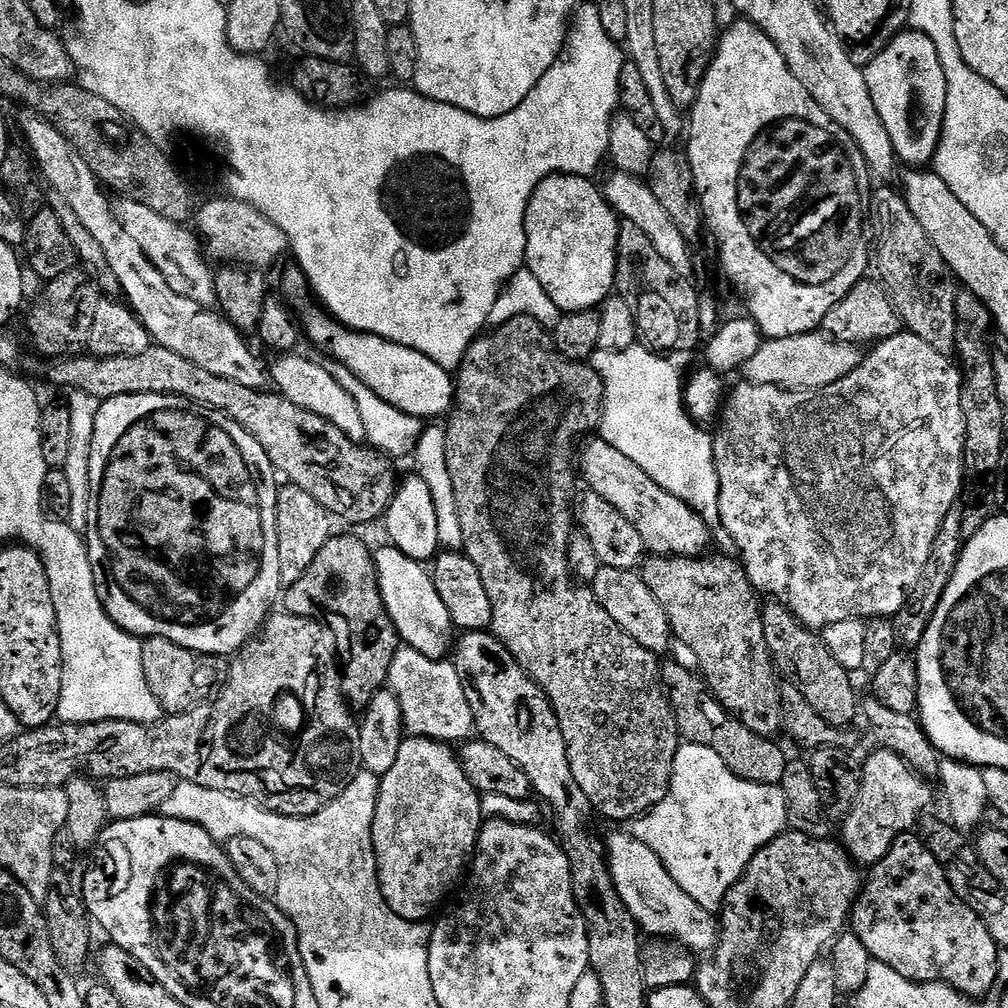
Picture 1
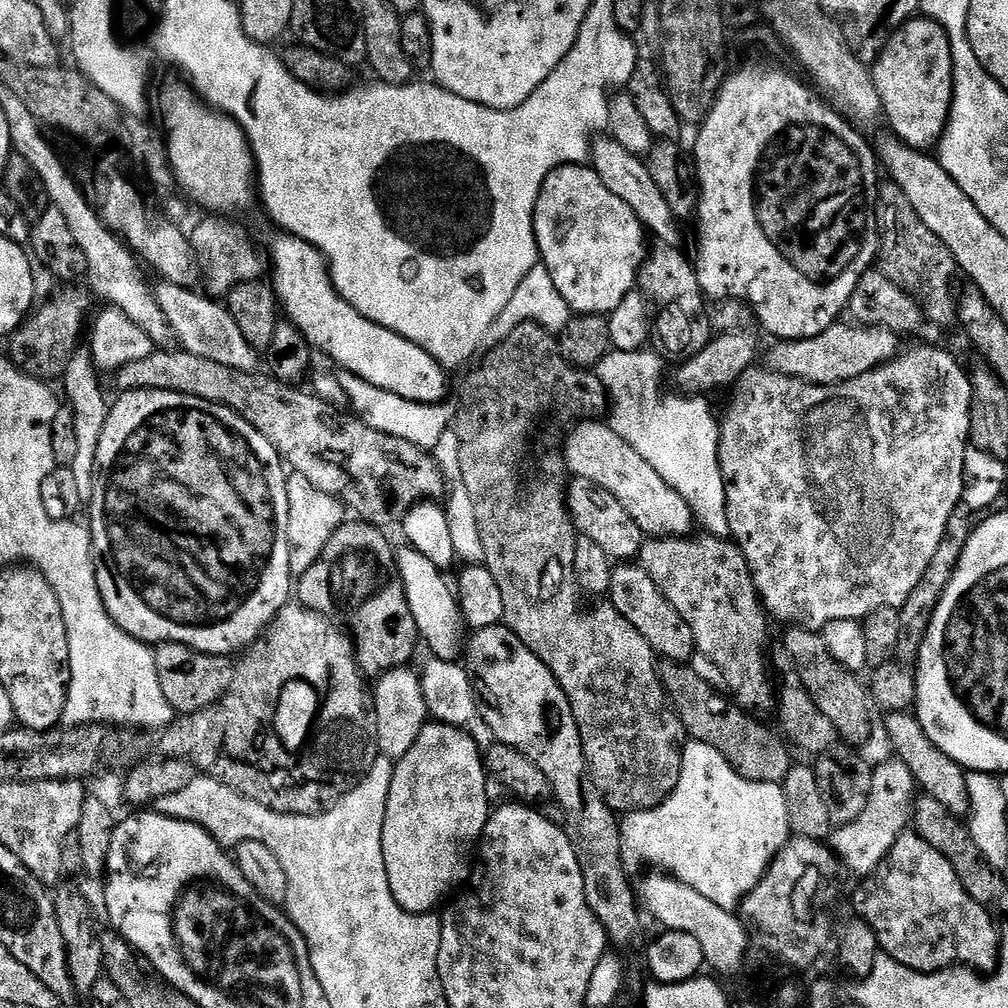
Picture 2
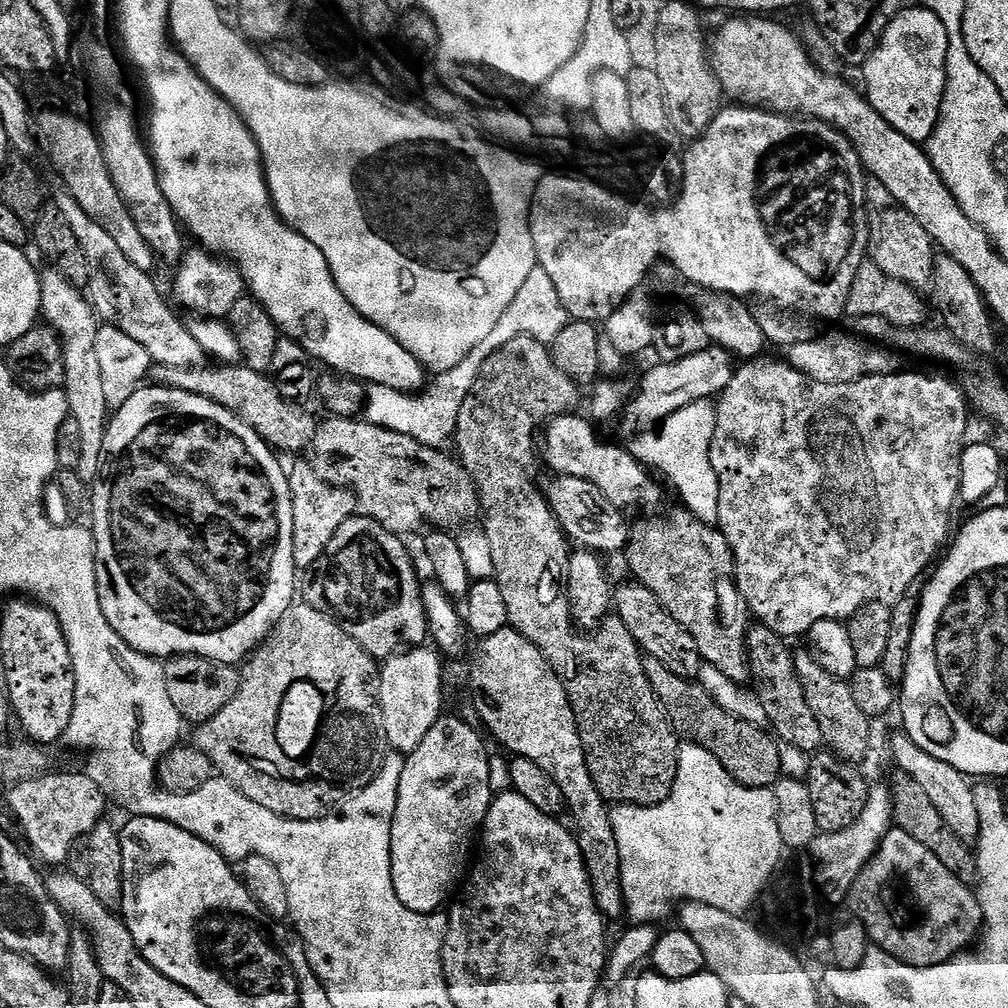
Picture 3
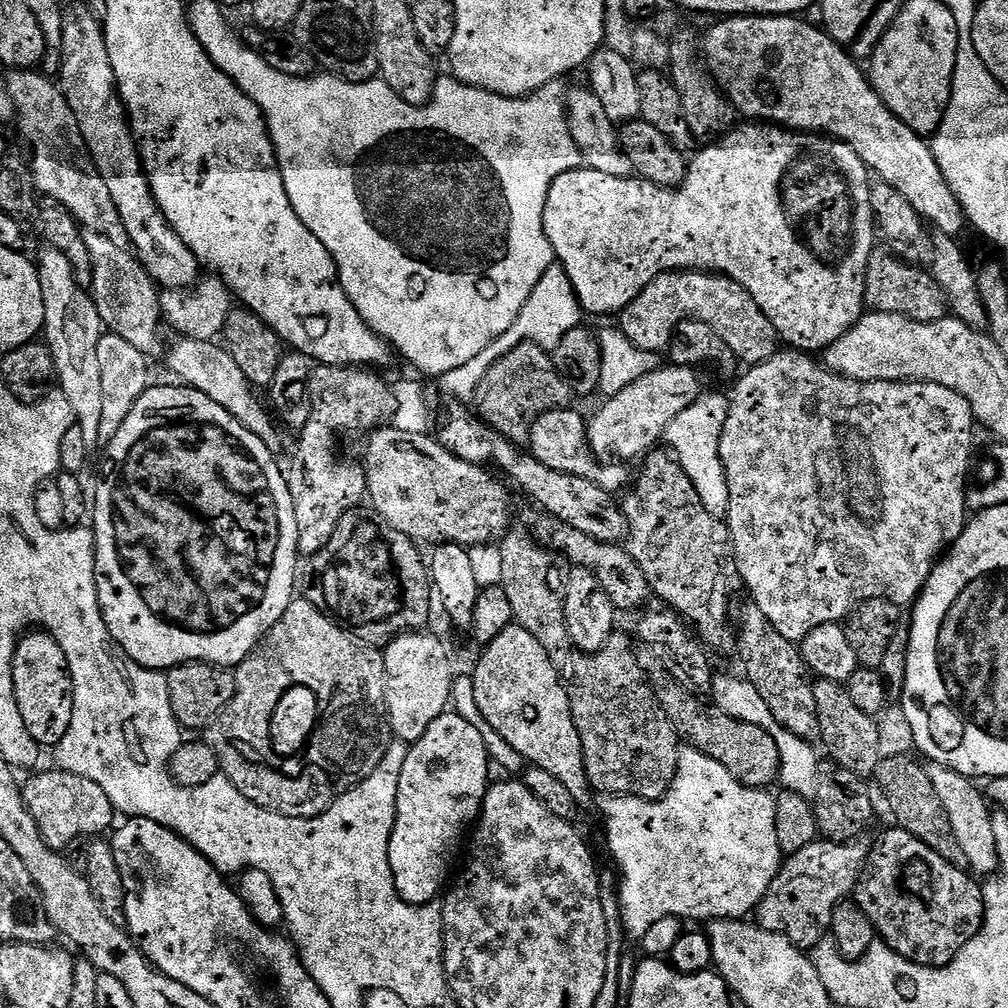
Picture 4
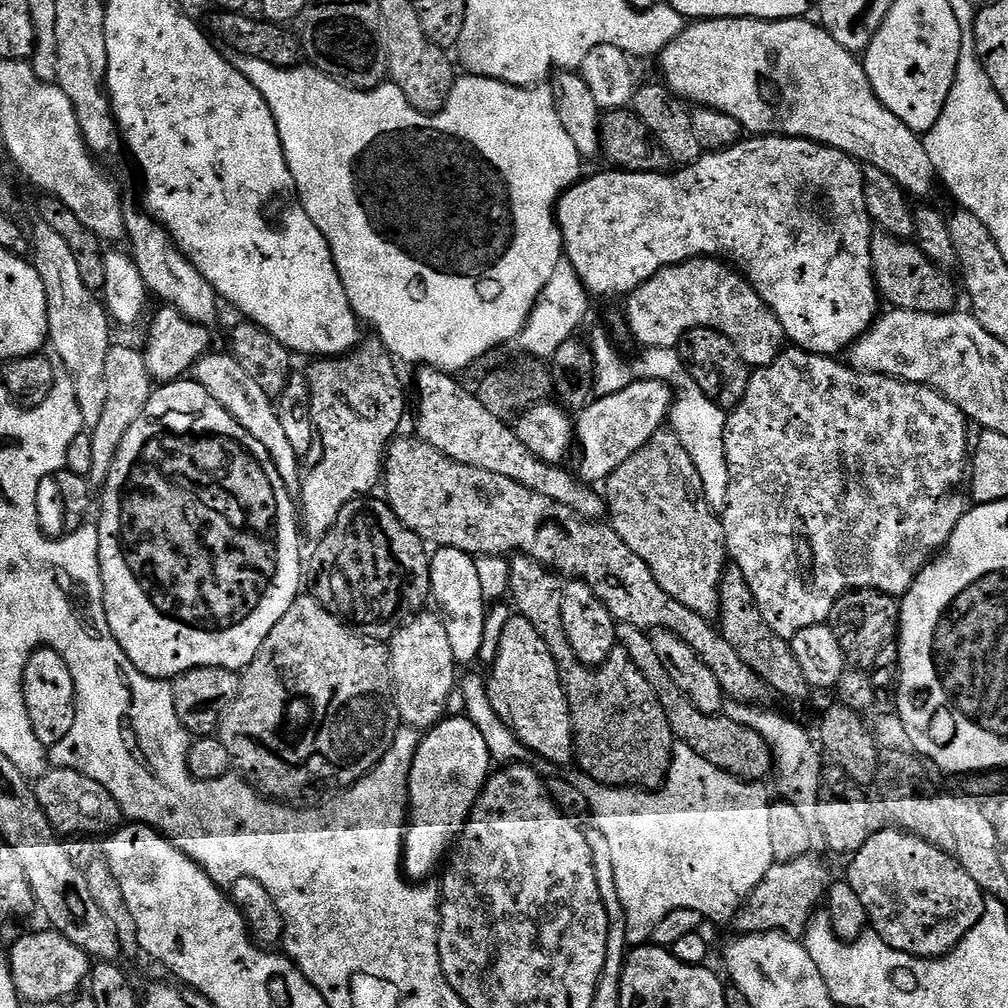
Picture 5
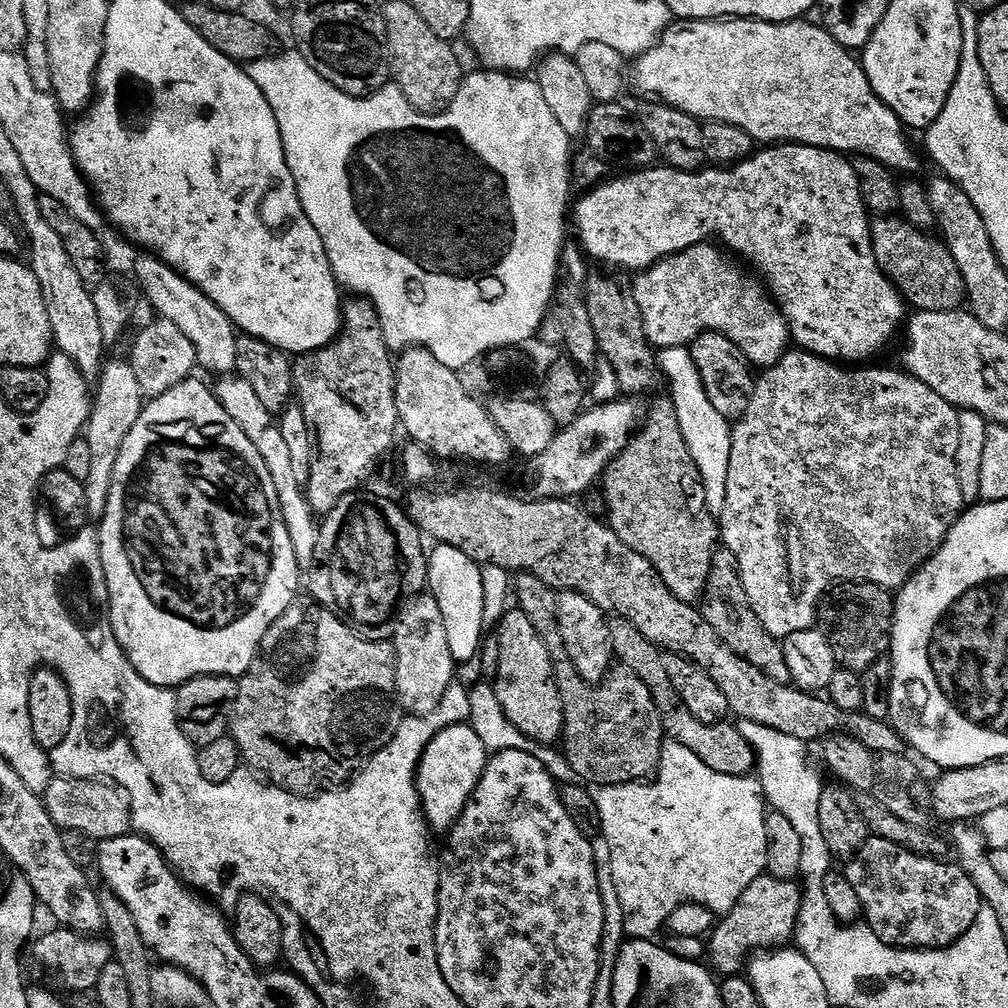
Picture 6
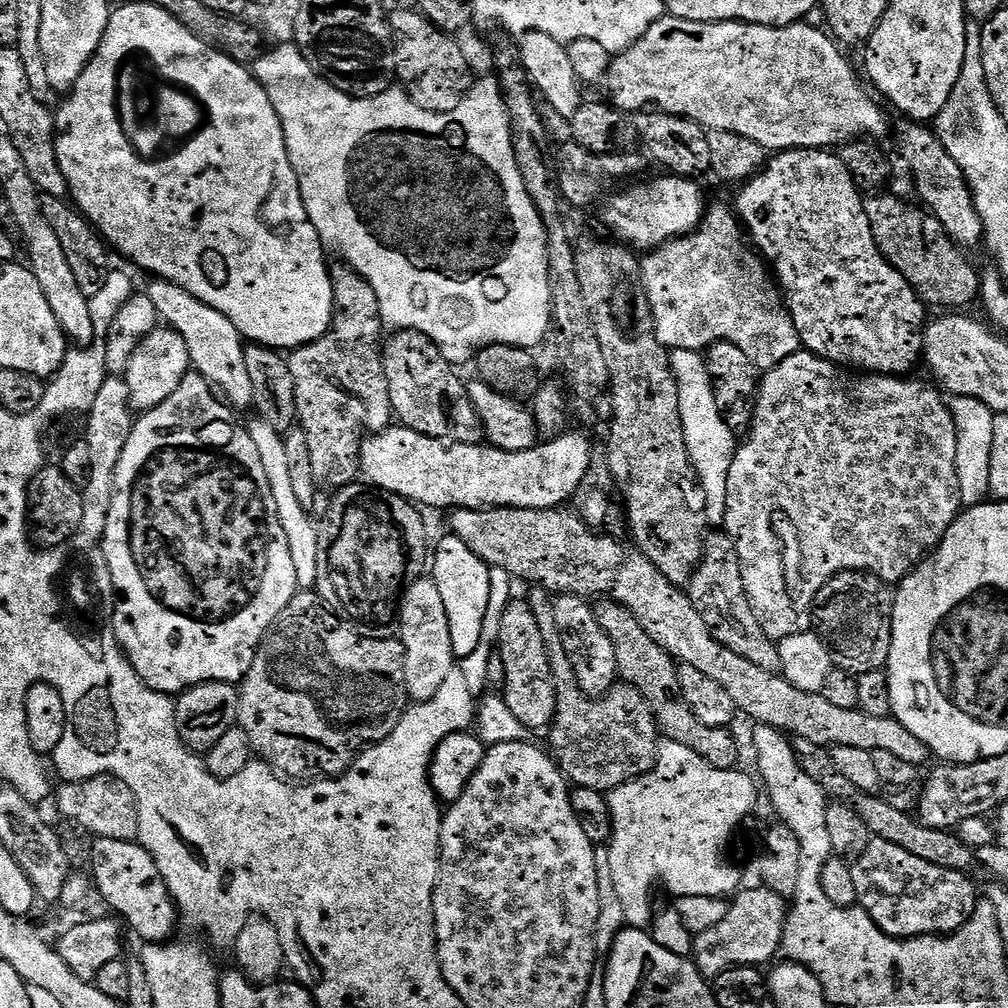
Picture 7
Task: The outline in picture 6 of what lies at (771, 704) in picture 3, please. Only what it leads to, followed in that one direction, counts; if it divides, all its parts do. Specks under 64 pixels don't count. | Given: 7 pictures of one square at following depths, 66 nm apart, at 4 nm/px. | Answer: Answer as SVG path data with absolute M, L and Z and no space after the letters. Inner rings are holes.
M721 547L714 554L710 566L710 578L704 587L702 611L706 622L710 622L710 626L714 626L714 634L718 634L718 638L722 638L722 642L726 646L730 646L730 650L734 650L734 654L738 654L746 662L750 662L750 666L758 666L758 670L762 670L762 674L766 674L766 678L774 678L774 682L793 683L786 664L783 643L768 633L762 626L762 622L758 622L750 598L742 586L738 562L729 548Z

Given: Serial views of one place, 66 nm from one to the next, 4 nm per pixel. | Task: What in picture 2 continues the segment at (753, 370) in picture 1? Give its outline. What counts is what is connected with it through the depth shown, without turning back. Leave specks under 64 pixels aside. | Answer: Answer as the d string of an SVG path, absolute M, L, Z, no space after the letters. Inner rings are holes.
M837 322L814 338L775 343L774 350L768 356L769 367L784 376L805 380L808 384L841 384L895 359L901 351L901 337L889 328L869 328L852 322L844 323Z

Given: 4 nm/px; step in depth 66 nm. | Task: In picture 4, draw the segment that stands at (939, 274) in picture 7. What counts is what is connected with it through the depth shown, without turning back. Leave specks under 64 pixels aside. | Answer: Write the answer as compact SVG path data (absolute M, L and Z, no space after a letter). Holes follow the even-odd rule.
M887 250L873 251L864 275L864 302L871 311L902 314L918 322L938 322L949 315L938 282L923 267L908 263Z

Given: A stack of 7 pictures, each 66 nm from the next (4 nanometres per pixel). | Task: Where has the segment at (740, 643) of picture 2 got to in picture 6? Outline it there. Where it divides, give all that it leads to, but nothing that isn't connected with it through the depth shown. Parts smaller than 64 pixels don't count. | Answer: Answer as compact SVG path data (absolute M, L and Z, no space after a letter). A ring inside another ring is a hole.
M671 399L647 409L638 431L608 463L602 477L608 503L608 527L650 566L661 582L682 602L695 605L704 595L710 566L718 550L717 517L708 513L706 490L698 466L686 446Z

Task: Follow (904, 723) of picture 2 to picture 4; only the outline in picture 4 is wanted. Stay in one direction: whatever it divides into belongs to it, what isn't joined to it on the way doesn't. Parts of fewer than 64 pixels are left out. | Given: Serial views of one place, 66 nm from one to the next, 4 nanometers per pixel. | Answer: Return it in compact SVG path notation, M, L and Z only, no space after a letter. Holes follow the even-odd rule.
M929 763L925 767L925 772L930 778L938 802L942 803L942 808L946 812L954 838L957 839L962 854L966 856L969 871L976 876L993 875L1000 863L1000 857L994 840L994 831L992 831L992 812L985 795L979 788L977 790L973 785L975 783L969 777L958 774L952 768Z

